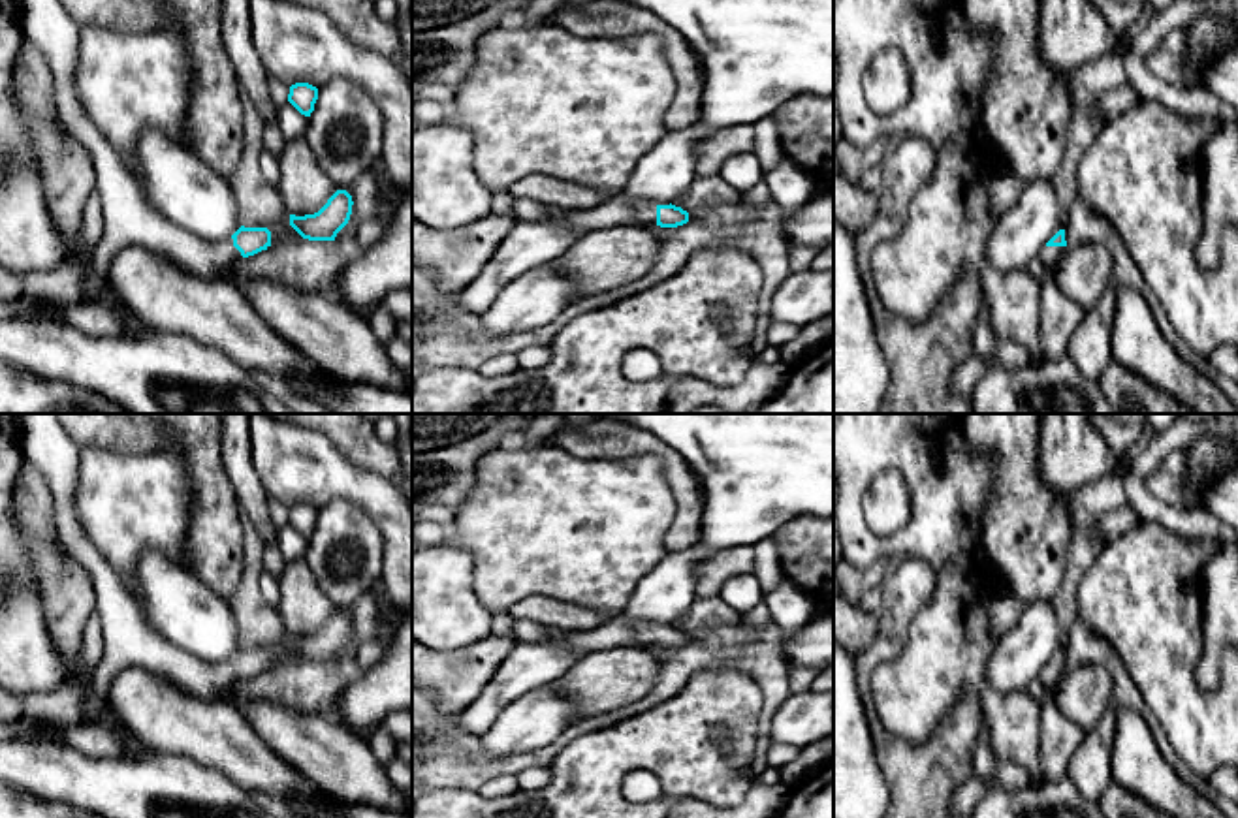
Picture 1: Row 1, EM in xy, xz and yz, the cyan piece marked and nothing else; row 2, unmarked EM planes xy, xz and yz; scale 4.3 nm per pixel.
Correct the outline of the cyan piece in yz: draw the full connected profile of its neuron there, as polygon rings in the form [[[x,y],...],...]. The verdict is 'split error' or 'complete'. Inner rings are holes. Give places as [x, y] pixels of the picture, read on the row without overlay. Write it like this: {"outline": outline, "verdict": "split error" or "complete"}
{"outline": [[[1059,651],[1040,671],[1039,679],[1042,681],[1048,692],[1055,692],[1065,671],[1067,671],[1065,651]]], "verdict": "split error"}

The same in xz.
{"outline": [[[619,615],[593,630],[564,632],[564,643],[583,654],[613,647],[677,649],[689,643],[689,634],[672,624],[657,626]]], "verdict": "split error"}

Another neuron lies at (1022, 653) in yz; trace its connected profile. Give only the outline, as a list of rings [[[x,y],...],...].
[[[1025,602],[1016,626],[999,639],[986,666],[986,683],[1003,694],[1027,690],[1059,651],[1065,645],[1052,604]]]

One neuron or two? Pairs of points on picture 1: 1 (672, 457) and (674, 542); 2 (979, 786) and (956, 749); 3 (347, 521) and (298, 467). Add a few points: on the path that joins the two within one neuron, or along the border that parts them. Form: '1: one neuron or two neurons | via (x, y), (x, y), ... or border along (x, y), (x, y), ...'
1: one neuron | via (680, 478), (685, 486), (685, 521)
2: two neurons | border along (971, 775), (951, 798)
3: two neurons | border along (318, 508), (333, 499), (350, 499), (371, 518)

